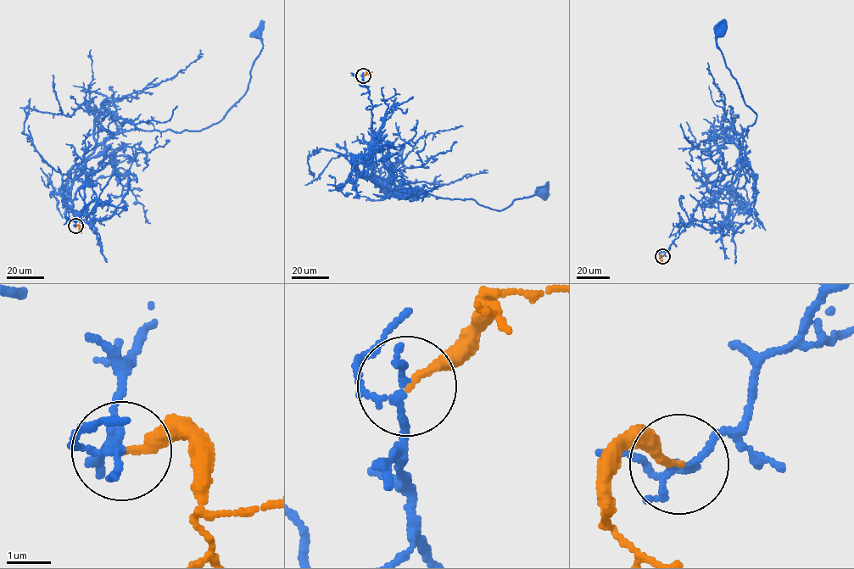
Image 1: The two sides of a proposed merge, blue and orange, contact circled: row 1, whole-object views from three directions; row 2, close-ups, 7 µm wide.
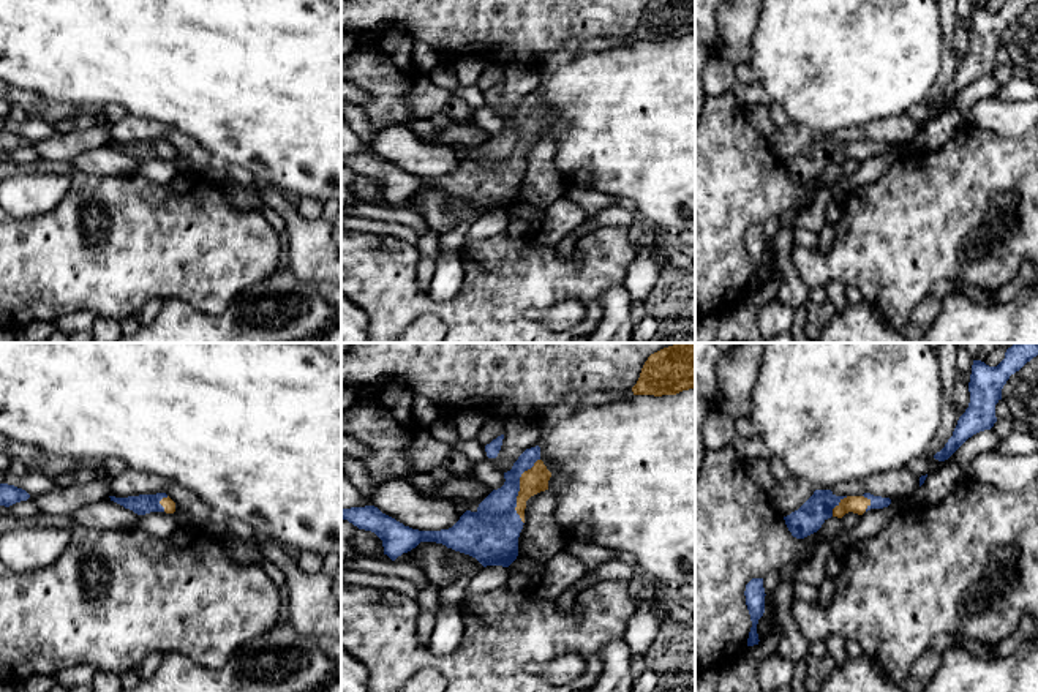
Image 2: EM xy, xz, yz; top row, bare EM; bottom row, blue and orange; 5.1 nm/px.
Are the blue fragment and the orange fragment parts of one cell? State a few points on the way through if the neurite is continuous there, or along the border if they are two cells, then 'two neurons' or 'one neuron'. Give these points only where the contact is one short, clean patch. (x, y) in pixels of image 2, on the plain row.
across xz (493, 177), (503, 155), (518, 136), (530, 125), (536, 125) | one neuron

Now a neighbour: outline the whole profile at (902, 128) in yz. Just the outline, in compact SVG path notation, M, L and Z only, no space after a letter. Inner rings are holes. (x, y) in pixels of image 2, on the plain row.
M907 112L872 120L861 126L866 139L882 144L907 144L910 145L920 134L920 122L913 120Z

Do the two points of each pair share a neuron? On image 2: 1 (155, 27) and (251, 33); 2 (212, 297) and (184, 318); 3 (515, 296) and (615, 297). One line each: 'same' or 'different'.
1: same
2: different
3: different

